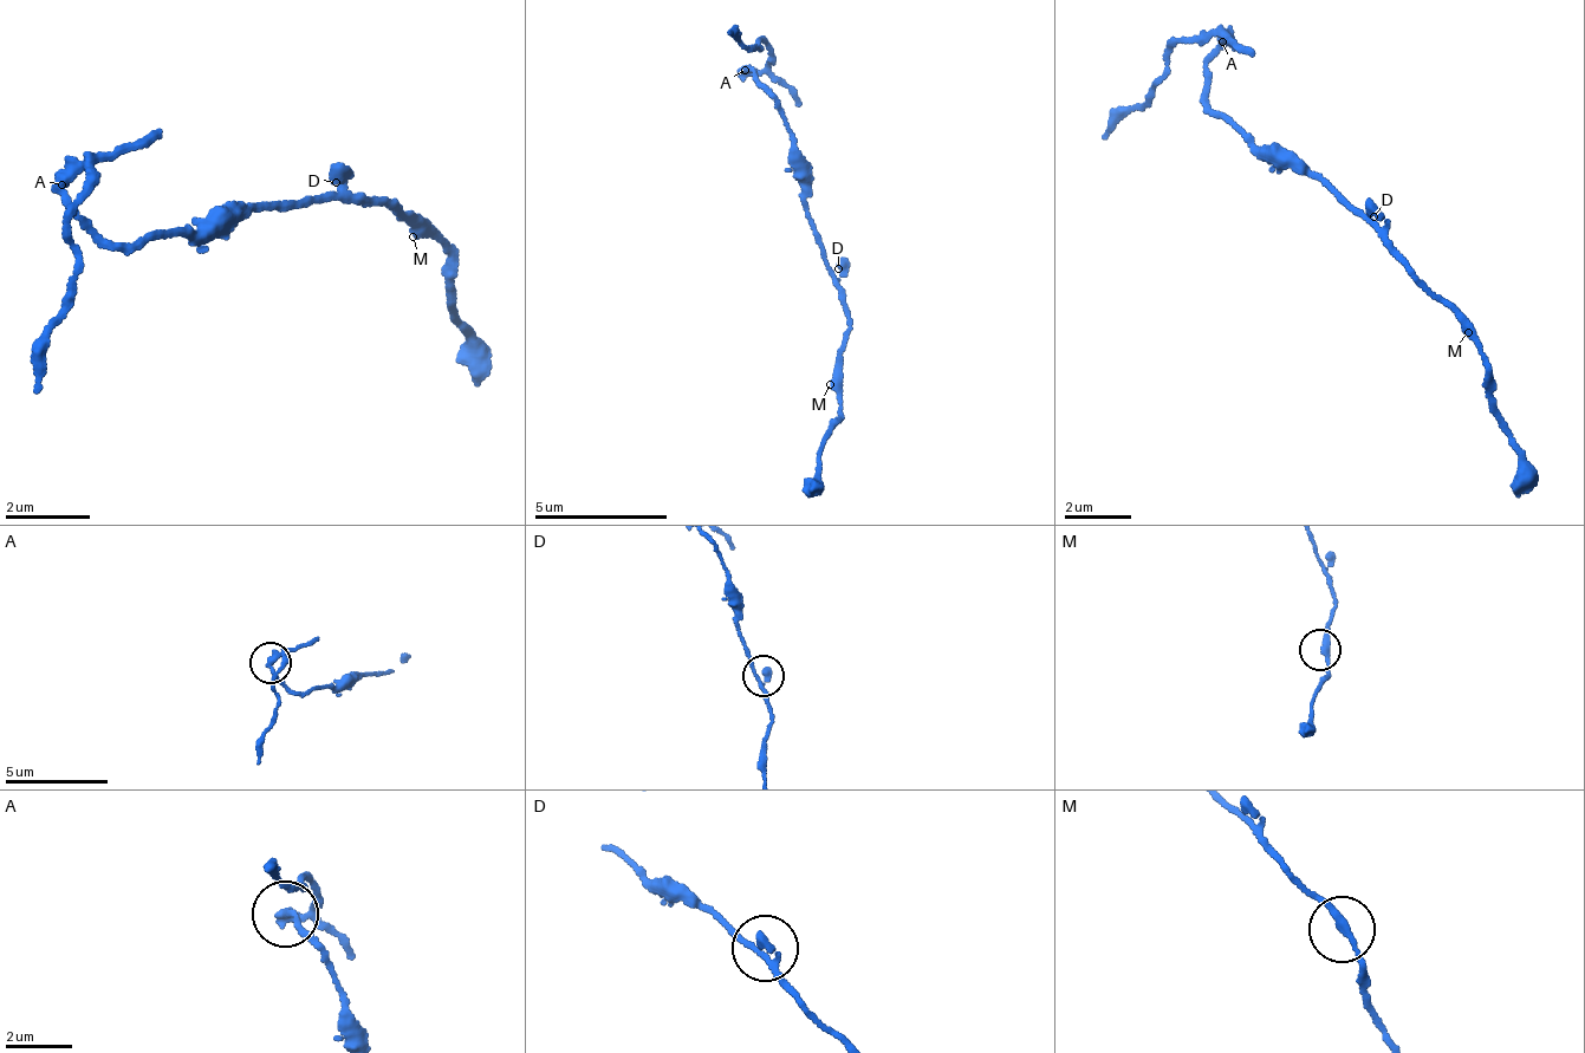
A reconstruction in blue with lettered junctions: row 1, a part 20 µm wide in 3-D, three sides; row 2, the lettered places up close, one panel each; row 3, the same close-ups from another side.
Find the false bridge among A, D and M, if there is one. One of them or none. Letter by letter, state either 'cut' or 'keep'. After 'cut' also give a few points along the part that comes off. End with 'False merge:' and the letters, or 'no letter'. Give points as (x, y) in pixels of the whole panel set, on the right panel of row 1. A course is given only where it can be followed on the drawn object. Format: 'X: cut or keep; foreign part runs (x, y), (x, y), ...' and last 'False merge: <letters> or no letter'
A: cut; foreign part runs (1220, 40), (1214, 33), (1180, 39), (1154, 97), (1104, 138)
D: keep
M: keep
False merge: A

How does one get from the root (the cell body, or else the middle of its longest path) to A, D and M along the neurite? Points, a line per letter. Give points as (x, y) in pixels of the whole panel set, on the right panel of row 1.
A: (1310, 176), (1278, 171), (1273, 158), (1257, 156), (1229, 119), (1210, 108), (1206, 96), (1220, 40)
D: (1310, 176), (1333, 181), (1338, 193), (1351, 199), (1356, 212), (1369, 218), (1374, 216)
M: (1310, 176), (1333, 181), (1356, 212), (1371, 214), (1400, 258), (1428, 281), (1468, 332)

